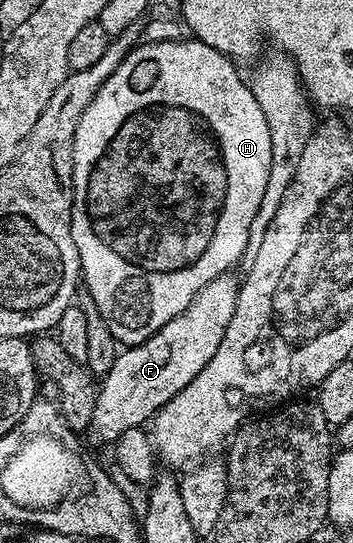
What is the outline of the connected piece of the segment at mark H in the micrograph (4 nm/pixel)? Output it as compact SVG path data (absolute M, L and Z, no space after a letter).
M196 38L142 42L127 54L123 63L115 70L115 74L111 74L111 78L107 78L107 82L103 82L103 86L99 86L99 90L95 94L91 106L87 106L87 110L83 110L83 118L79 118L79 130L75 130L75 146L73 147L71 234L75 238L75 246L79 250L84 287L91 294L91 298L95 298L95 306L99 306L100 313L107 320L111 334L122 345L132 346L134 344L141 344L147 338L151 338L151 334L155 334L160 328L167 326L167 322L171 322L171 318L175 318L180 312L187 310L187 306L195 298L195 294L199 294L207 286L207 282L211 282L217 276L222 276L225 272L236 269L236 264L240 262L241 255L244 254L245 247L249 244L249 235L252 234L253 228L255 229L255 225L257 224L259 202L263 202L263 190L267 190L267 176L271 174L271 130L267 130L267 118L263 114L263 110L259 110L259 102L255 102L255 94L252 87L247 83L246 77L244 80L237 73L236 67L238 68L238 65L230 57L223 55L219 50L207 46L202 40Z

